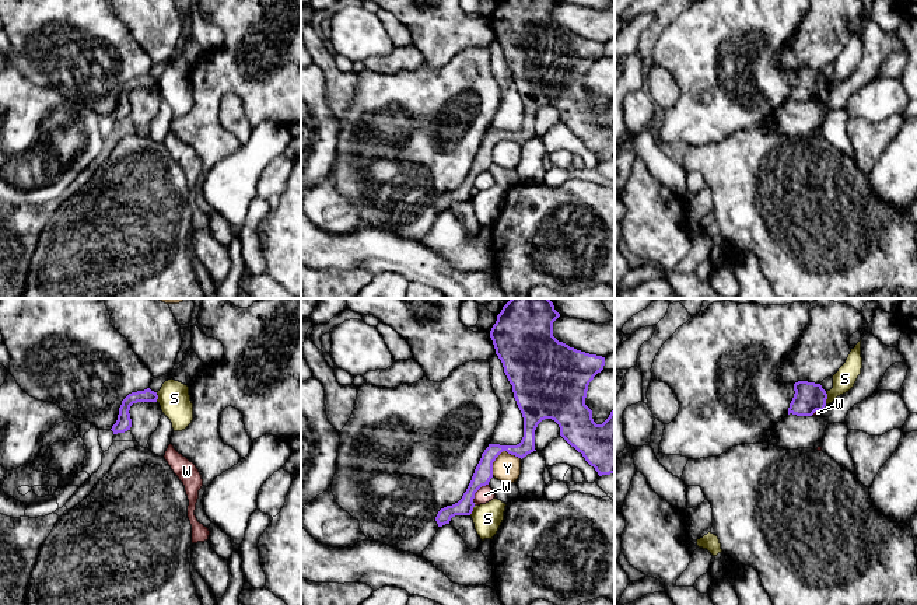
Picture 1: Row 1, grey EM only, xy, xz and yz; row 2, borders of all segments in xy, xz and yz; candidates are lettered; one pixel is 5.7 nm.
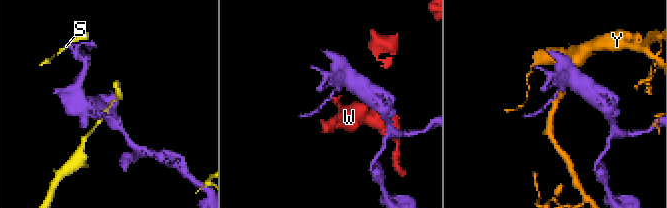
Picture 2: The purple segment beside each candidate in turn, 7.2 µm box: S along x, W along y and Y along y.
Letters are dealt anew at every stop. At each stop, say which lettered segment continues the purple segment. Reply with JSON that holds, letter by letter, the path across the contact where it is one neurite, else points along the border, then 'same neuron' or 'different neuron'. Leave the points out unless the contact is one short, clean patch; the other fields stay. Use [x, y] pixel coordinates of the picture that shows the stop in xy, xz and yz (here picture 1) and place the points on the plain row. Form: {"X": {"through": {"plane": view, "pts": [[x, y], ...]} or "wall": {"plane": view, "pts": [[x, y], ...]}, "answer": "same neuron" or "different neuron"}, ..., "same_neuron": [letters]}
{"S": {"wall": {"plane": "yz", "pts": [[825, 79], [826, 90]]}, "answer": "different neuron"}, "W": {"wall": {"plane": "xz", "pts": [[487, 170], [475, 179], [473, 191]]}, "answer": "different neuron"}, "Y": {"answer": "different neuron"}, "same_neuron": []}

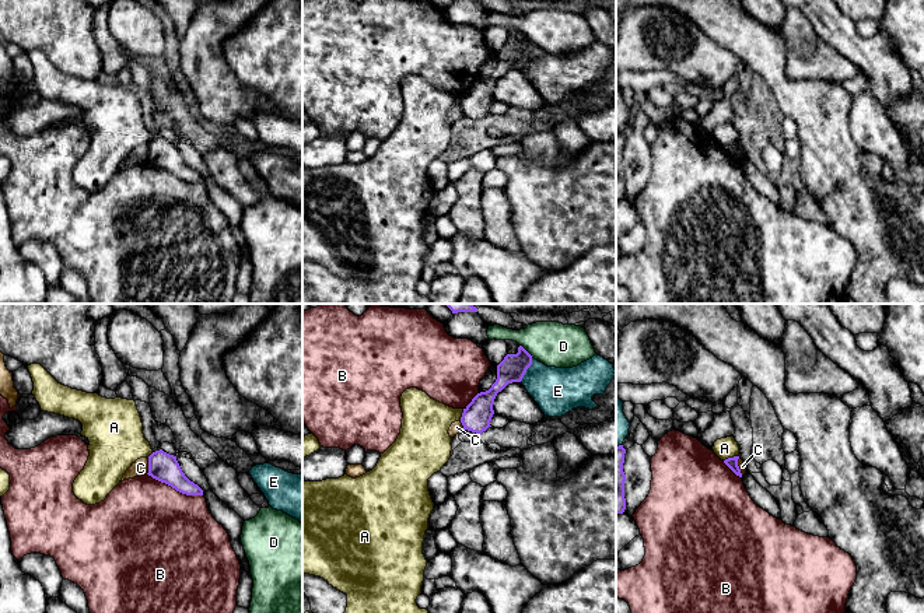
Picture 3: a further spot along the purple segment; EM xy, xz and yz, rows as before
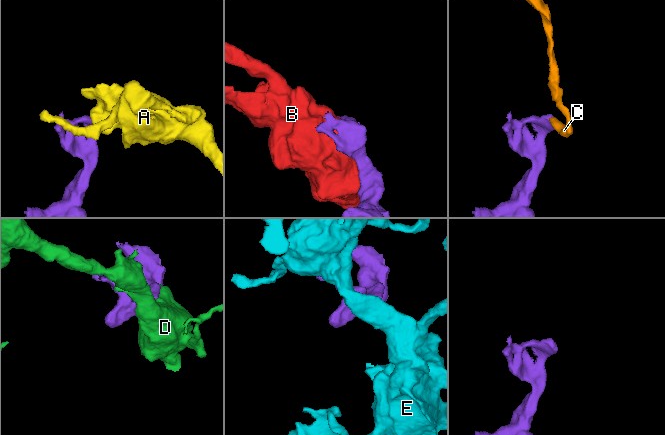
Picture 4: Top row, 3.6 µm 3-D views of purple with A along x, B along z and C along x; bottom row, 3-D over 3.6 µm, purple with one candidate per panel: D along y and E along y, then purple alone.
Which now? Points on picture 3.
{"A": {"wall": {"plane": "yz", "pts": [[738, 142], [728, 143], [724, 147]]}, "answer": "different neuron"}, "B": {"answer": "different neuron"}, "C": {"wall": {"plane": "xy", "pts": [[149, 144], [149, 157], [146, 160]]}, "answer": "different neuron"}, "D": {"answer": "different neuron"}, "E": {"answer": "different neuron"}, "same_neuron": []}

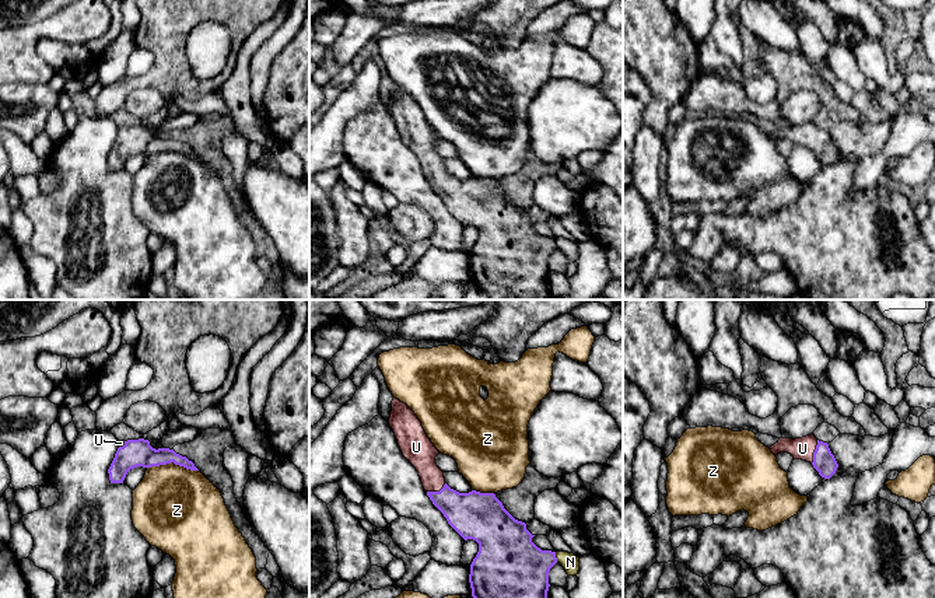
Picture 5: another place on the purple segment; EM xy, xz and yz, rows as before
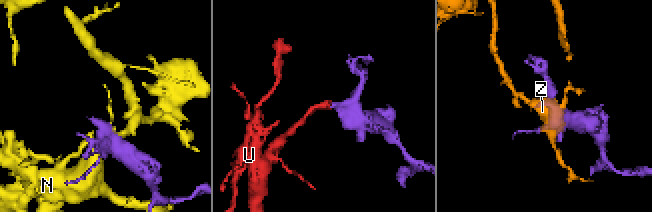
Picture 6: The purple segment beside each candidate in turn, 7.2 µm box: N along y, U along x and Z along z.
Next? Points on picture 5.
{"N": {"answer": "different neuron"}, "U": {"through": {"plane": "yz", "pts": [[825, 149], [815, 137], [802, 135]]}, "answer": "same neuron"}, "Z": {"answer": "different neuron"}, "same_neuron": ["U"]}

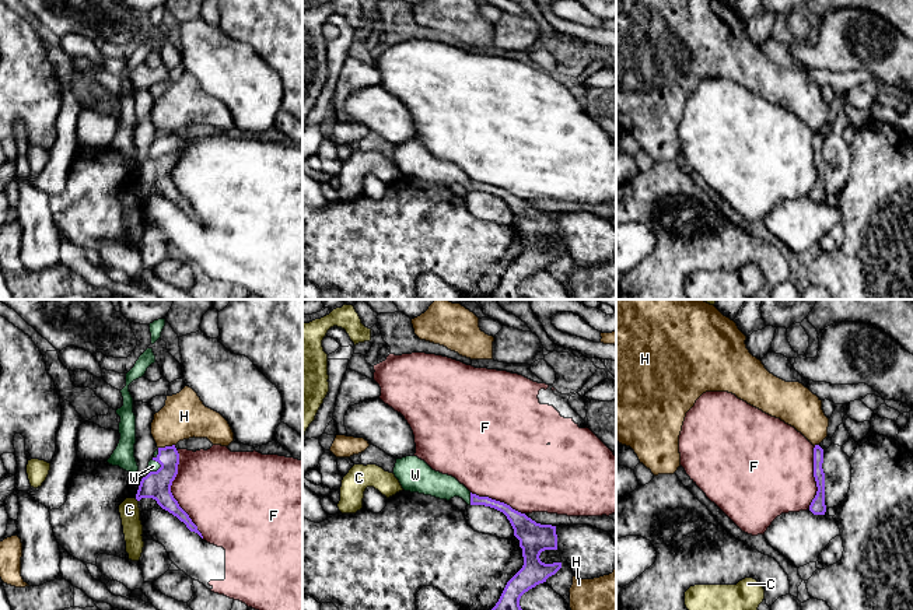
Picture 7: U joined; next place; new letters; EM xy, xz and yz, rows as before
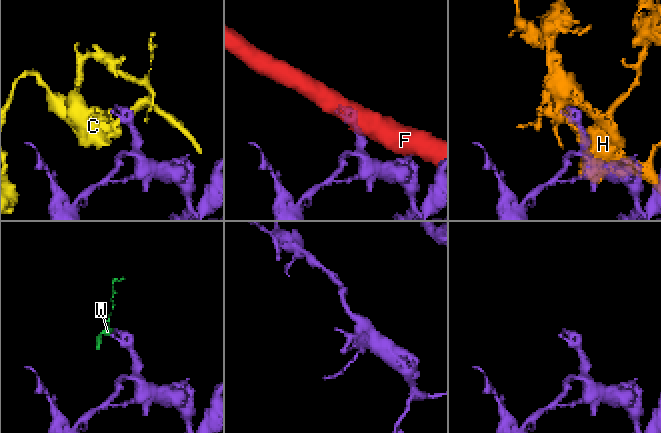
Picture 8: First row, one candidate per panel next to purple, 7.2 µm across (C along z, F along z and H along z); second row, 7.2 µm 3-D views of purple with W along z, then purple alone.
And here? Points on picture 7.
{"C": {"answer": "different neuron"}, "F": {"answer": "different neuron"}, "H": {"answer": "different neuron"}, "W": {"through": {"plane": "xy", "pts": [[157, 171], [160, 165], [158, 149], [153, 153]]}, "answer": "same neuron"}, "same_neuron": ["W"]}

